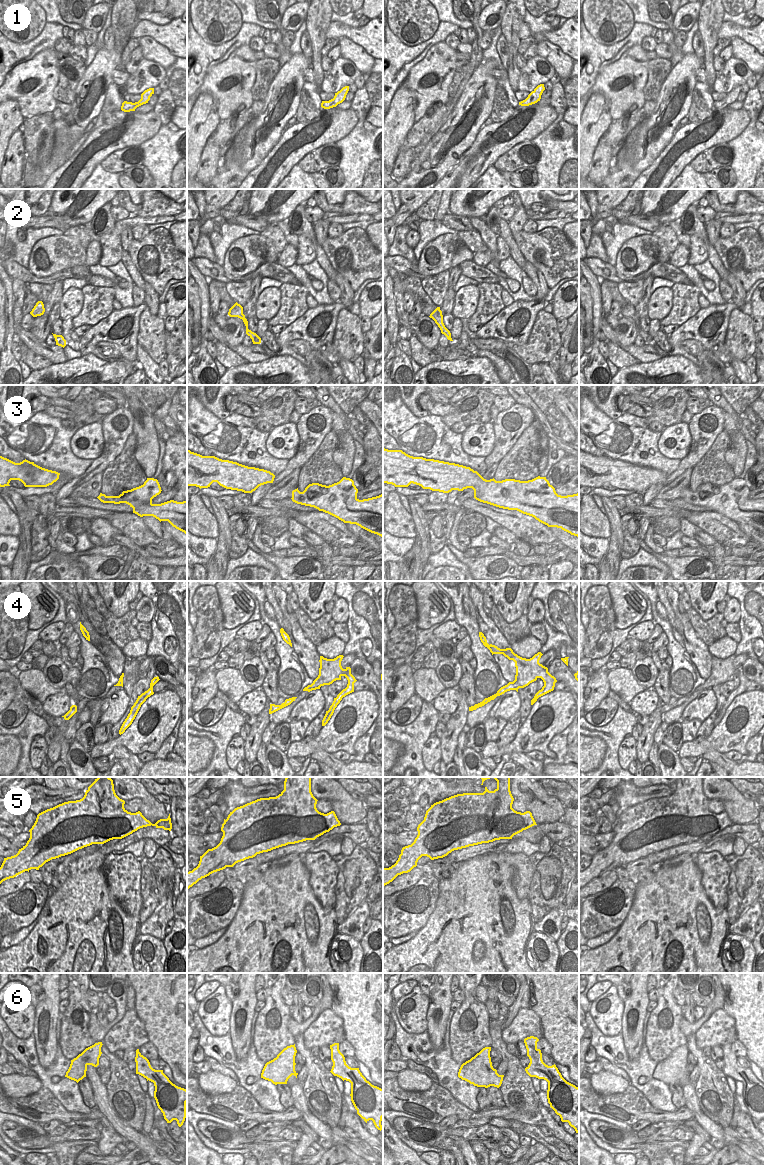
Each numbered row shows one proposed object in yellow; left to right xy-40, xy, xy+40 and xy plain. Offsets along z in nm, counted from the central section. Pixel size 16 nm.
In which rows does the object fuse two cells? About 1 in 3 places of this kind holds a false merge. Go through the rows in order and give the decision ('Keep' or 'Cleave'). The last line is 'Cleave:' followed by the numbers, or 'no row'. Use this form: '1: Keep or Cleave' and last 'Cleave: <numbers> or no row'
1: Keep
2: Keep
3: Keep
4: Keep
5: Cleave
6: Keep
Cleave: 5.

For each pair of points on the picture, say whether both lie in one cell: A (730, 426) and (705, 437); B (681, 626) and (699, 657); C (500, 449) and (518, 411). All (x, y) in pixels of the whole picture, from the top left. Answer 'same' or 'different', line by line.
A: different
B: same
C: same

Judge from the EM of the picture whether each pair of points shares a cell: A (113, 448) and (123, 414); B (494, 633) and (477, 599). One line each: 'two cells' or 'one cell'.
A: one cell
B: one cell

